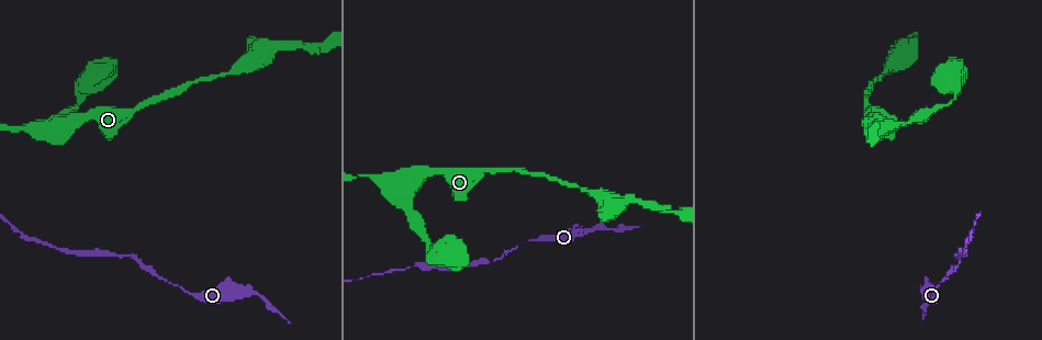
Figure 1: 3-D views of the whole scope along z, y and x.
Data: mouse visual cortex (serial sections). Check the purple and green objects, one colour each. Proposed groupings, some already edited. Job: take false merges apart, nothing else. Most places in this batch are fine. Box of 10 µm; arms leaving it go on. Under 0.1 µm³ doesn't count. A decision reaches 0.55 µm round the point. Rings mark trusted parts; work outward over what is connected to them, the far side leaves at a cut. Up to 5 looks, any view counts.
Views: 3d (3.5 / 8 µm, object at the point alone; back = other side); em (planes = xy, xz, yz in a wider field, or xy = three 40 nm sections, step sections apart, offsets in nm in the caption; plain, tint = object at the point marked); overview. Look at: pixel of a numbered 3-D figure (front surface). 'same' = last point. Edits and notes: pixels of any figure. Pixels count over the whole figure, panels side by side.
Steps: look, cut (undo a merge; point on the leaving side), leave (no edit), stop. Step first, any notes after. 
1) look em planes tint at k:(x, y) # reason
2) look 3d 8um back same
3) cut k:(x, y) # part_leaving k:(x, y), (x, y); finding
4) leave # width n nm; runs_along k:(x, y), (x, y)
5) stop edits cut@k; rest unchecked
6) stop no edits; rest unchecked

look 3d 3.5um at 1:(170, 282) # thin neck

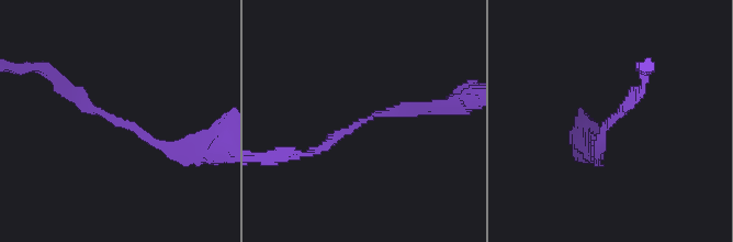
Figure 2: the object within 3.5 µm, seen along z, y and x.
look em planes tint at 2:(118, 121)

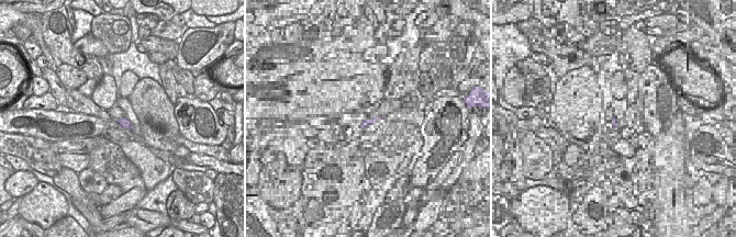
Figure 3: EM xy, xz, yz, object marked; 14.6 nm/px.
look em xy step 1 tint same # cut it another way

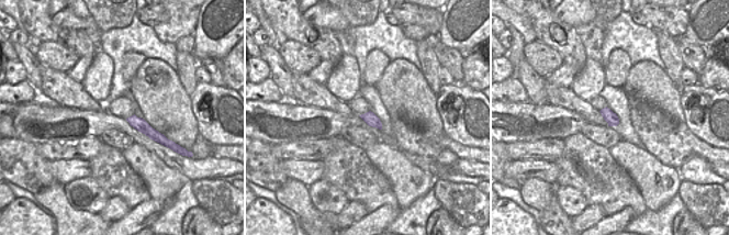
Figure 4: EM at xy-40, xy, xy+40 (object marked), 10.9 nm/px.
leave # arm_widths 150, 200 nm; runs_along 2:(182, 150), (148, 140), (60, 88); continuous, no second cell

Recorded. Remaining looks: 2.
look 3d 3.5um at 1:(77, 96) # thin neck

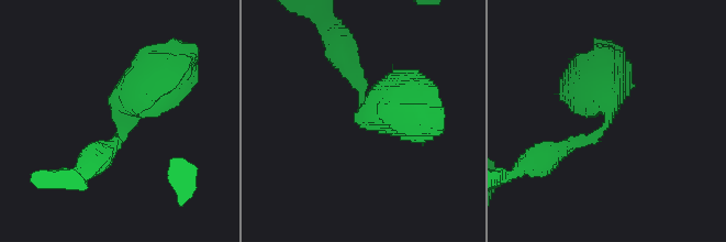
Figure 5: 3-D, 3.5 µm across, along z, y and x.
look em xy step 2 tint at 5:(122, 122) # arm_widths 250, 700 nm

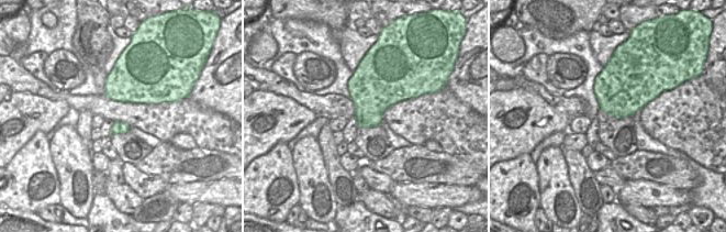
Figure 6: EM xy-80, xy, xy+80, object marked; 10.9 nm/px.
leave # runs_along 5:(98, 154), (166, 69); one cell here

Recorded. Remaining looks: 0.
stop no edits; rest unchecked

